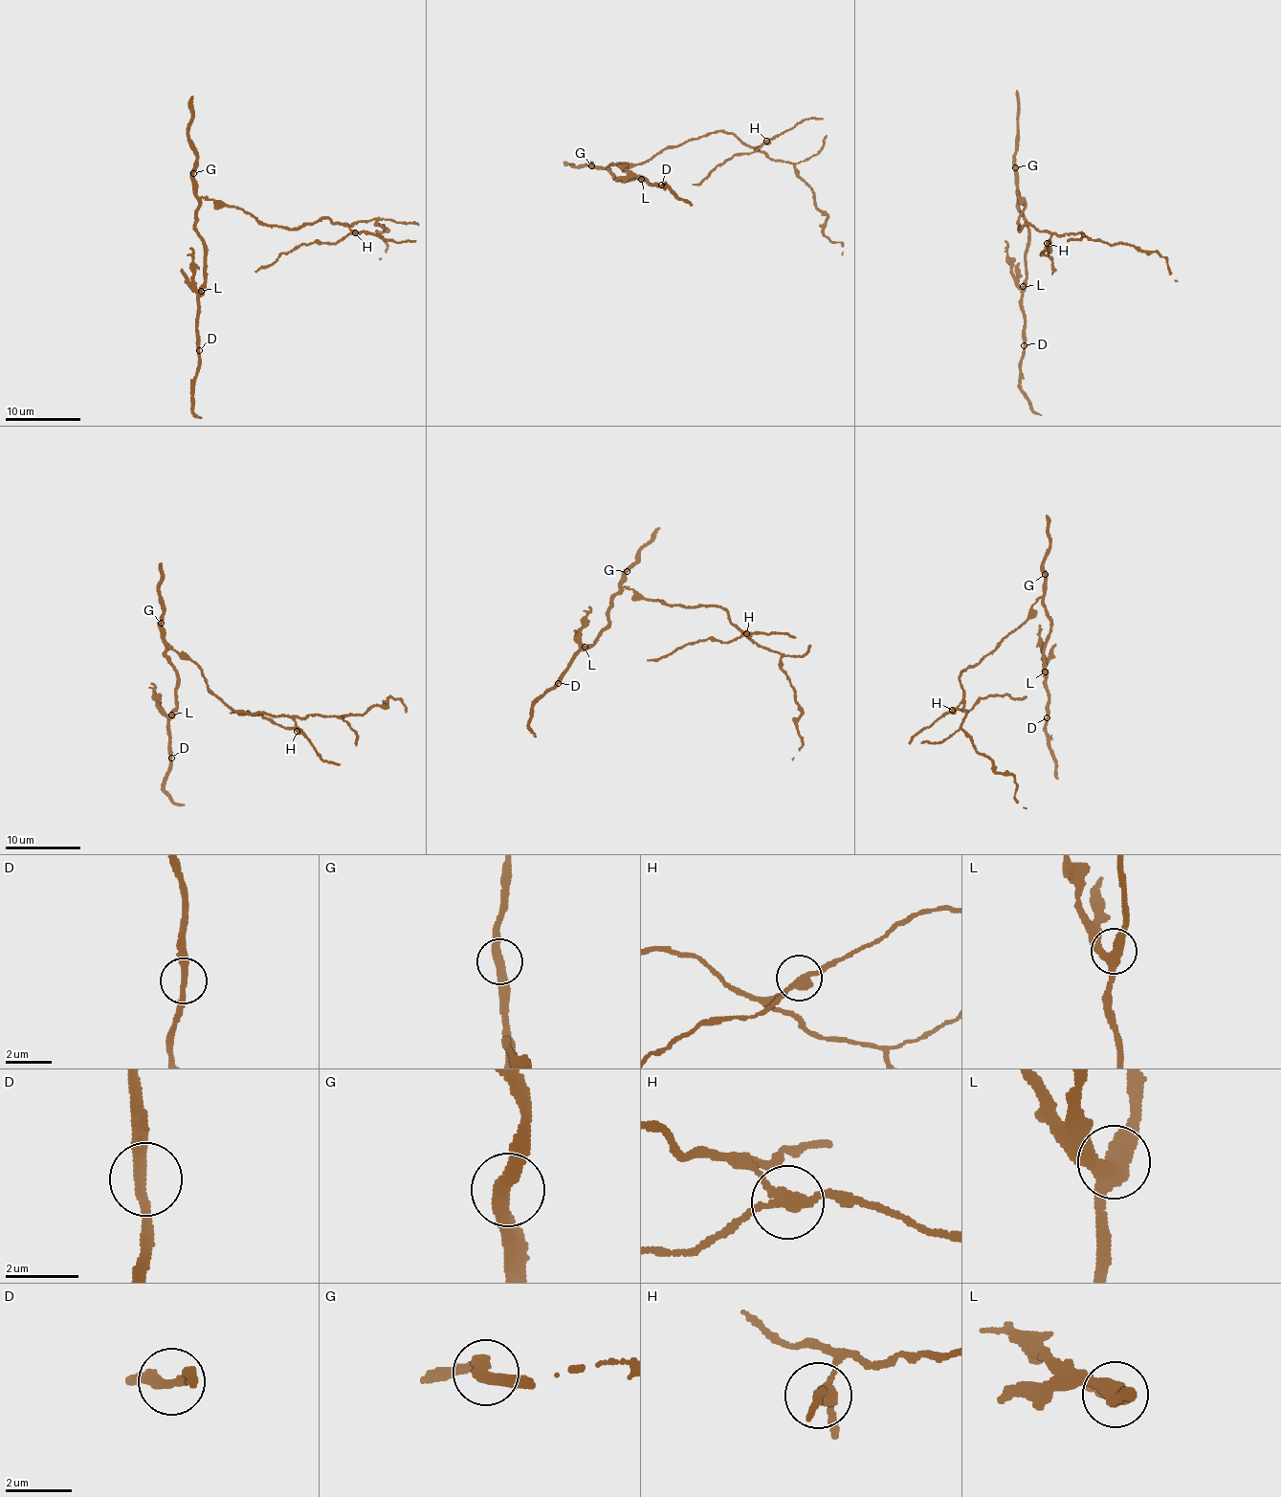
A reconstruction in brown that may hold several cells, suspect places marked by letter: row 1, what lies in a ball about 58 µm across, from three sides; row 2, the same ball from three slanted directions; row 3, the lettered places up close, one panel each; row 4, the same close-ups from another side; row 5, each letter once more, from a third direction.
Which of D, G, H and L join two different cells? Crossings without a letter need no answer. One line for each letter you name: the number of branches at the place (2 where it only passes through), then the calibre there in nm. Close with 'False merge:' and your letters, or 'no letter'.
H: Branches: 3. Thickness 280 nm
L: Branches: 3. Thickness 440 nm
False merge: H, L

